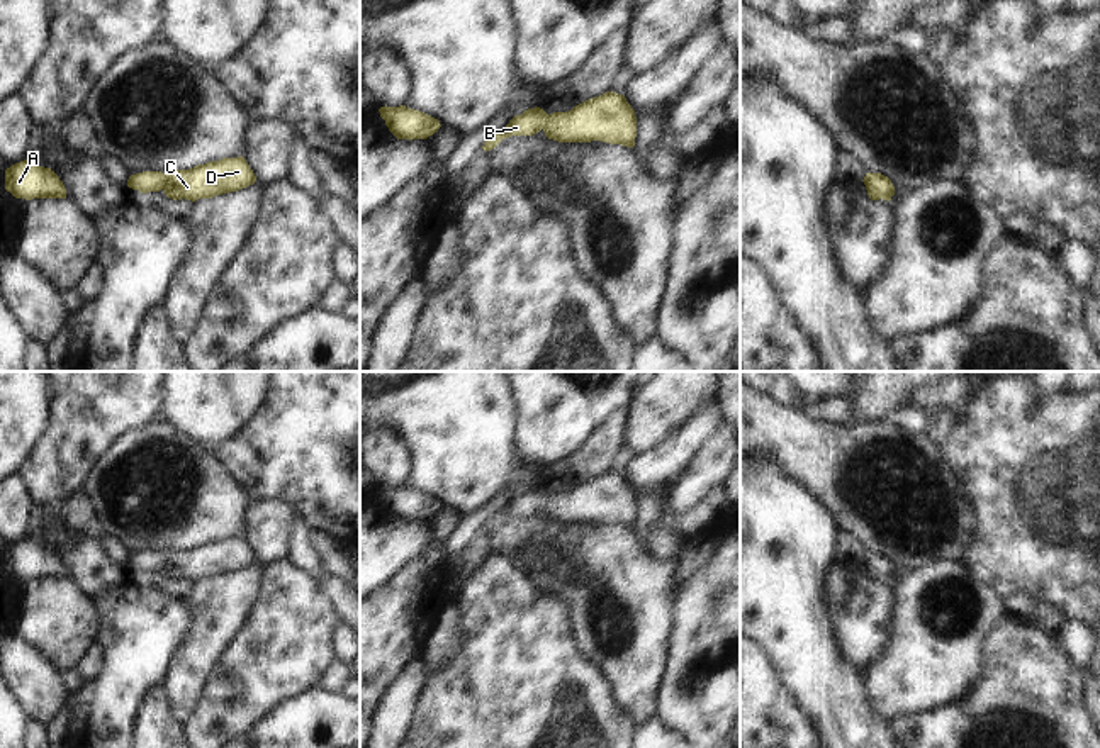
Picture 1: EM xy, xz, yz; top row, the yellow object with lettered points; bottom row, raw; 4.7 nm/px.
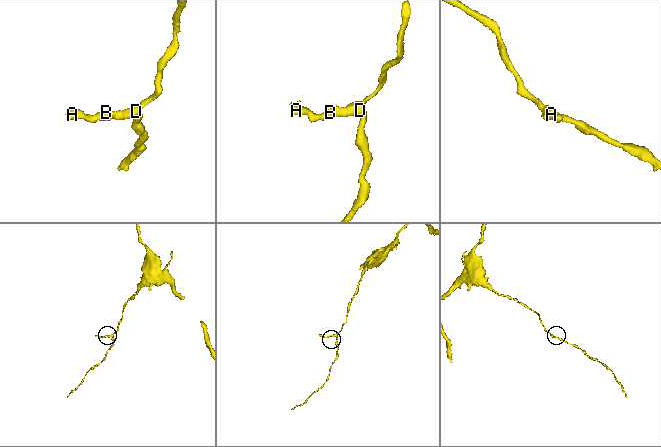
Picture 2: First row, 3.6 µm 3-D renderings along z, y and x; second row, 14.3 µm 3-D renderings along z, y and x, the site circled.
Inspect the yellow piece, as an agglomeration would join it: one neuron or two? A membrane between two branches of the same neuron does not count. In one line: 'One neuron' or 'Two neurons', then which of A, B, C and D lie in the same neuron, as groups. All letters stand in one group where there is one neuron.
One neuron. Groups: A B C D.

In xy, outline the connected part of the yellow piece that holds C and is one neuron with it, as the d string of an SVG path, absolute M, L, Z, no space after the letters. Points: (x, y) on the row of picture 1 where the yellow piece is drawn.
M243 156L238 158L222 158L219 161L209 161L205 165L197 165L190 170L175 170L168 175L161 171L143 171L131 175L127 180L127 187L132 190L139 190L141 193L160 192L163 190L168 198L173 200L199 200L199 198L212 198L216 195L238 192L246 188L256 181L256 176L246 159Z

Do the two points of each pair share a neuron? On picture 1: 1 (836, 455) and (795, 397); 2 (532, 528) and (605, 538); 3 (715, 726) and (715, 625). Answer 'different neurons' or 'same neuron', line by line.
1: different neurons
2: same neuron
3: same neuron

